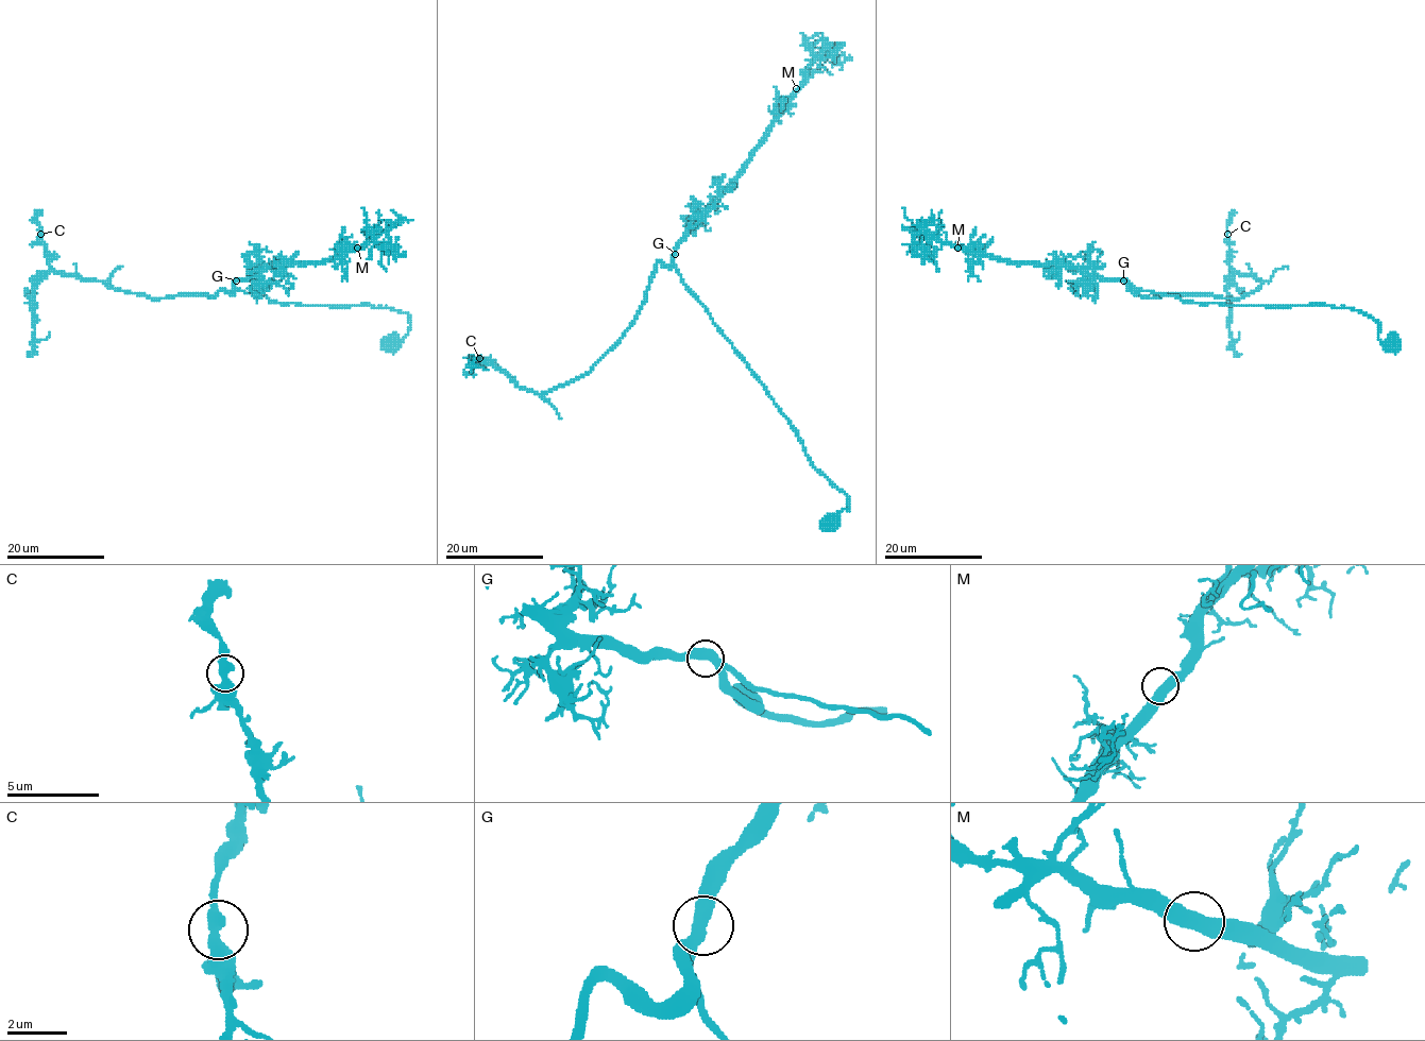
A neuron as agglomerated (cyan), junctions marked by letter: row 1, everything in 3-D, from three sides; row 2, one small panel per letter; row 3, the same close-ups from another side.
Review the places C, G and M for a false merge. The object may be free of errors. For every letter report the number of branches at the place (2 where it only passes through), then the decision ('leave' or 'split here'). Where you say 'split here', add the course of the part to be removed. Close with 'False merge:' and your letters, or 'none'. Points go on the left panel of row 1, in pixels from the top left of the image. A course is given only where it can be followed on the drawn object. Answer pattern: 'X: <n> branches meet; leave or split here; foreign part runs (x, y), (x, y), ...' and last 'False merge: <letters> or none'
C: 2 branches meet; leave
G: 2 branches meet; leave
M: 2 branches meet; leave
False merge: none

